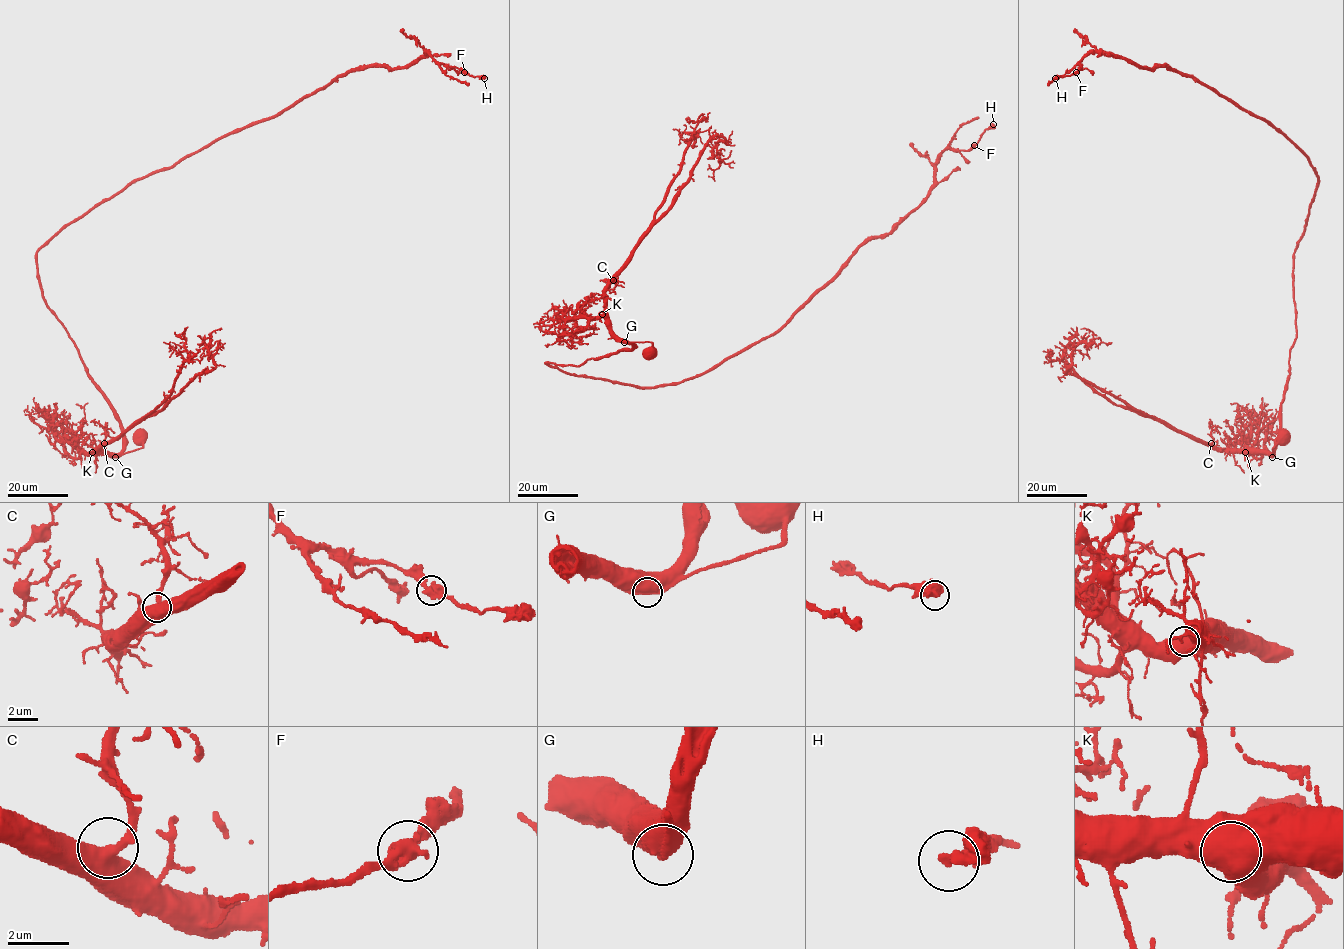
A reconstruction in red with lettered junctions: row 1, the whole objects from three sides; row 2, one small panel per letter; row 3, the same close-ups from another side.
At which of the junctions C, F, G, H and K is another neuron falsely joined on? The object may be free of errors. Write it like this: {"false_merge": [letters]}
{"false_merge": []}

